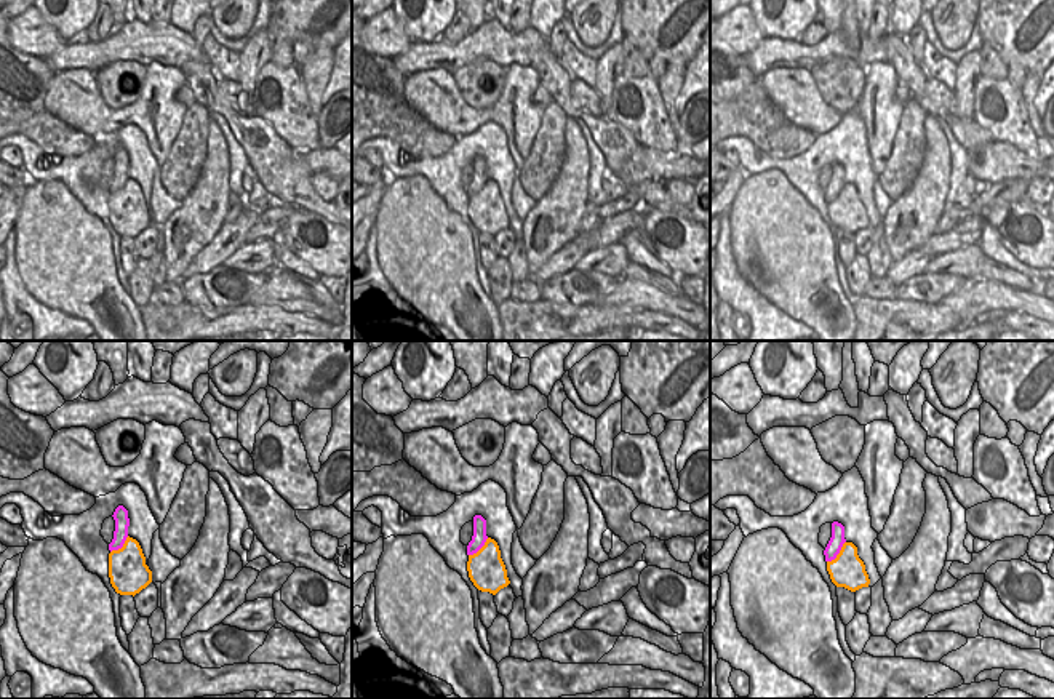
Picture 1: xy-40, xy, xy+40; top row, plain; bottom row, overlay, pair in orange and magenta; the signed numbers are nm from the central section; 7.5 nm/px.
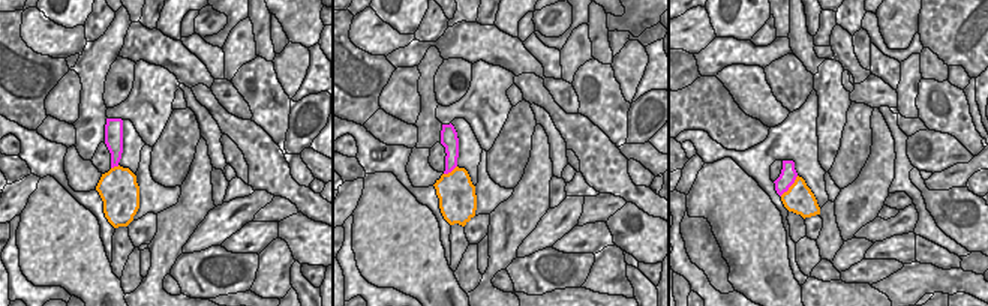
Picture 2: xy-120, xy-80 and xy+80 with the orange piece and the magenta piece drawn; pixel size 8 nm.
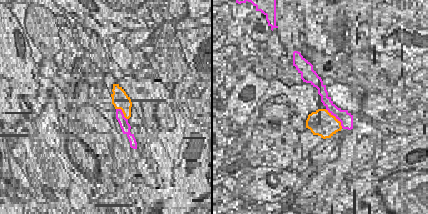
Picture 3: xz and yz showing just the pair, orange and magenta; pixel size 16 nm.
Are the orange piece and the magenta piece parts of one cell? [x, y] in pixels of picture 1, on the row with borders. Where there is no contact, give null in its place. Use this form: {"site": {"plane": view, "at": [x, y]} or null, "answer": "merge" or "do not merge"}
{"site": {"plane": "xy+40", "at": [838, 554]}, "answer": "merge"}

